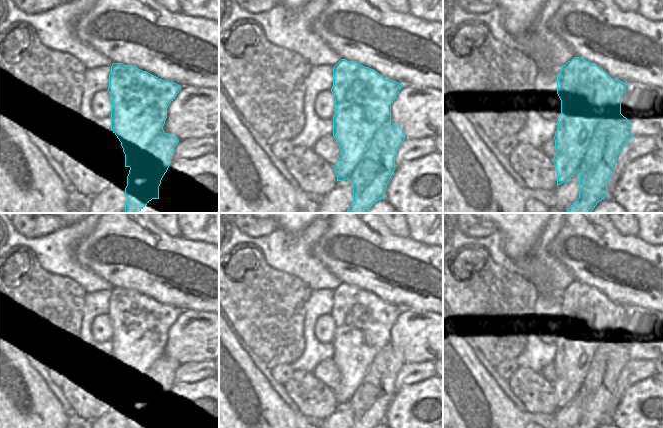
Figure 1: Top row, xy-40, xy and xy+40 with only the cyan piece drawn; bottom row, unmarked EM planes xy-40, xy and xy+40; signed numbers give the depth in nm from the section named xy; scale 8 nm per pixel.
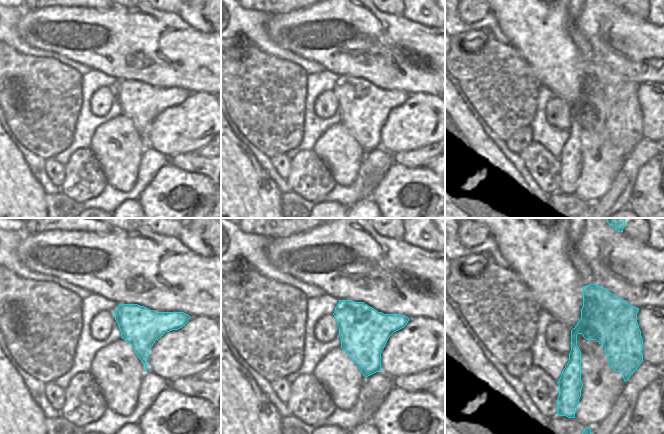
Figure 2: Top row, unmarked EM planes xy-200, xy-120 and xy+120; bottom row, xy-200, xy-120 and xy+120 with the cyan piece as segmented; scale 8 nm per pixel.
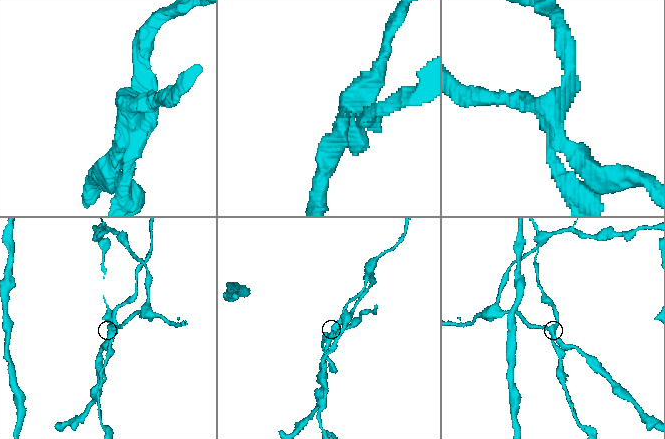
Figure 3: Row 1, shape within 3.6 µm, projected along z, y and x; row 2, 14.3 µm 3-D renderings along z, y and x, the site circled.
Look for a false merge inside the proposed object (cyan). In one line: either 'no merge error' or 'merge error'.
merge error

